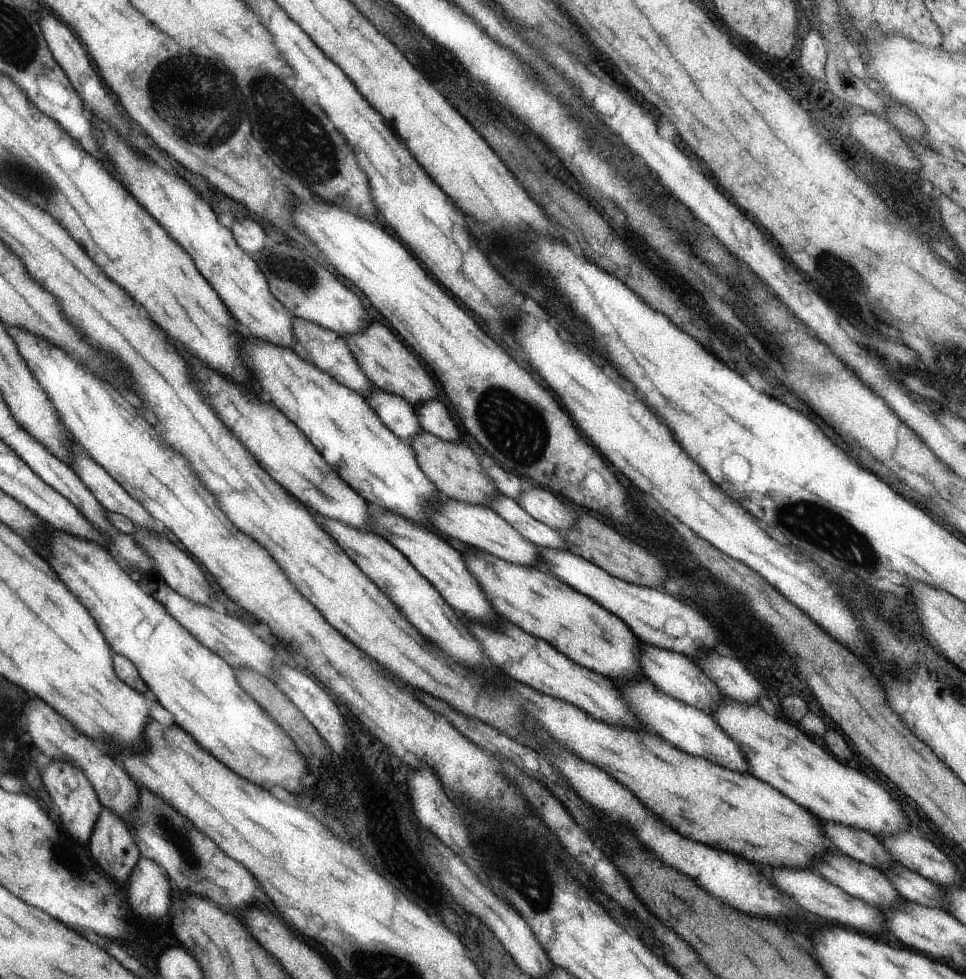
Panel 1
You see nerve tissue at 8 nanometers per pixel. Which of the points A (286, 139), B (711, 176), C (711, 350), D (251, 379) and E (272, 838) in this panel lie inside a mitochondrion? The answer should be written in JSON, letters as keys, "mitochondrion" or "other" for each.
{"A":"mitochondrion","B":"other","C":"other","D":"other","E":"other"}

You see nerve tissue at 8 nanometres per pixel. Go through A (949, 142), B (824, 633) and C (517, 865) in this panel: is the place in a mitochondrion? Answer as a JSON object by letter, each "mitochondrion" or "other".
{"A":"other","B":"other","C":"mitochondrion"}

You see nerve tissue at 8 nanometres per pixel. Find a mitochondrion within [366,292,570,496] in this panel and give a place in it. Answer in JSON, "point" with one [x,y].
{"point":[524,446]}

